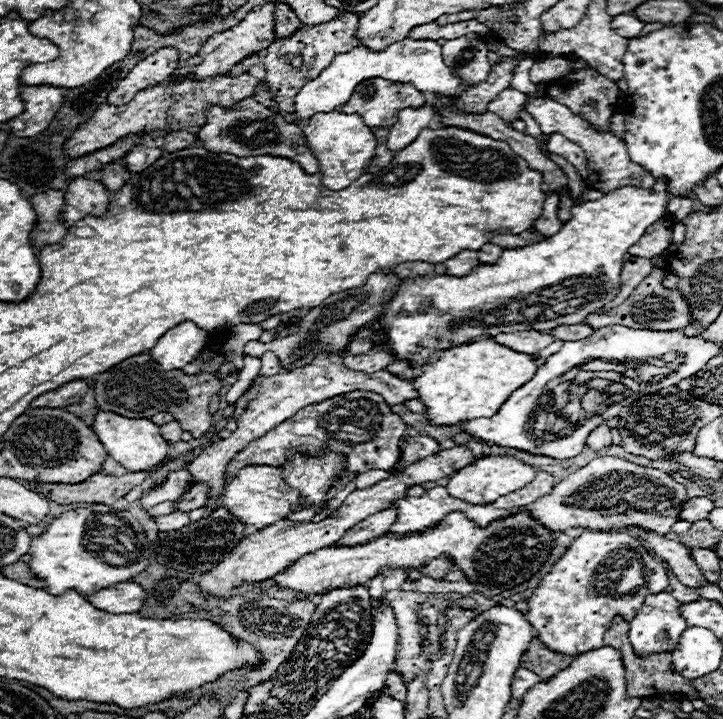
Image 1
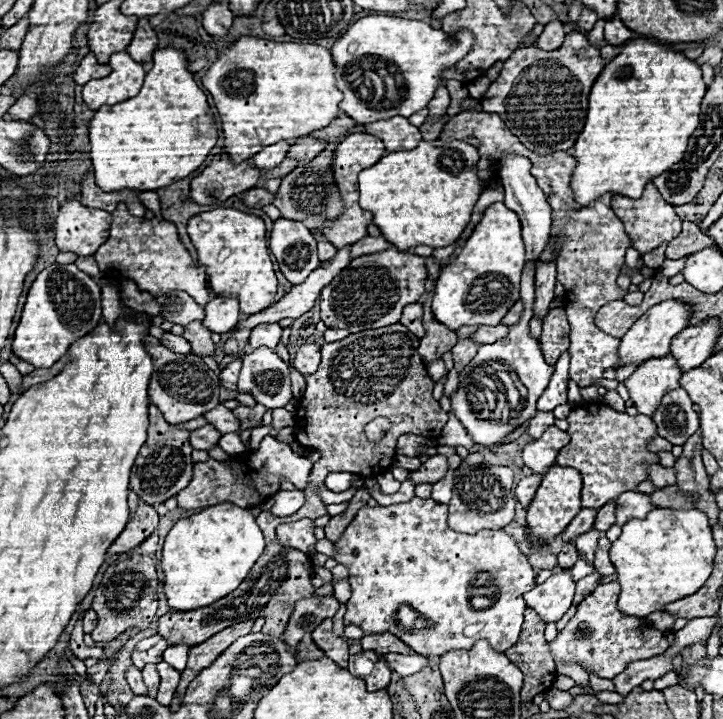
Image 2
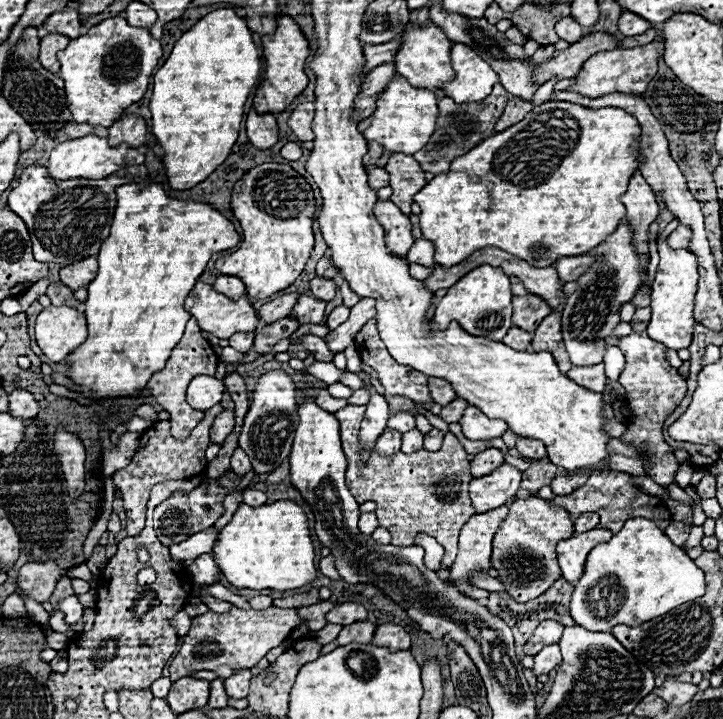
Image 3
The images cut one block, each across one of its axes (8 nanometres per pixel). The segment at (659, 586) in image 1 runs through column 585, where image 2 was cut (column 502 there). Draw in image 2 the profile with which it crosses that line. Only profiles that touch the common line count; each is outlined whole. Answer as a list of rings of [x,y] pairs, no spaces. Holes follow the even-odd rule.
[[[412,498],[404,504],[360,508],[356,518],[344,530],[342,538],[336,542],[336,560],[348,566],[348,580],[352,586],[352,596],[346,604],[344,620],[346,624],[358,624],[364,634],[392,632],[402,638],[402,642],[406,642],[416,654],[422,656],[442,656],[458,648],[470,650],[476,640],[488,640],[494,650],[506,652],[520,638],[526,610],[522,594],[534,588],[534,570],[528,564],[526,556],[518,550],[516,542],[502,530],[480,530],[478,534],[454,532],[446,524],[446,514],[446,504],[438,504],[430,498]],[[488,582],[494,582],[498,586],[498,592],[492,596],[494,604],[486,610],[472,610],[470,598],[480,586],[486,586]],[[400,606],[410,606],[412,610],[420,612],[420,616],[428,620],[428,628],[404,632],[400,622],[396,620],[396,612]]]

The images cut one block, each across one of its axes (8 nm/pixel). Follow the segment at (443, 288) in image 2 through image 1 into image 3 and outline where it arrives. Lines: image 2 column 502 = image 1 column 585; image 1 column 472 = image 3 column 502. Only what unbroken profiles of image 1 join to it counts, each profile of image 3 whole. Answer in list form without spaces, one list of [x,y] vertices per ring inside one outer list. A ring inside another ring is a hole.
[[[478,266],[464,274],[454,286],[448,288],[448,294],[438,302],[434,324],[440,330],[446,330],[452,320],[460,322],[460,326],[474,336],[486,336],[492,340],[500,340],[512,328],[512,292],[508,276],[494,266]]]

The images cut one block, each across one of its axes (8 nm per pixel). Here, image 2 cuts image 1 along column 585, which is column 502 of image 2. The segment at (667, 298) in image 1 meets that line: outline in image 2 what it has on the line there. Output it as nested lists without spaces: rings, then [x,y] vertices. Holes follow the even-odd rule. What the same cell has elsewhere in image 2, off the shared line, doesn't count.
[[[518,300],[518,302],[510,308],[510,312],[502,318],[502,324],[506,324],[506,326],[514,326],[514,322],[518,322],[518,320],[520,320],[522,312],[524,312],[524,302],[522,302],[522,300]]]

